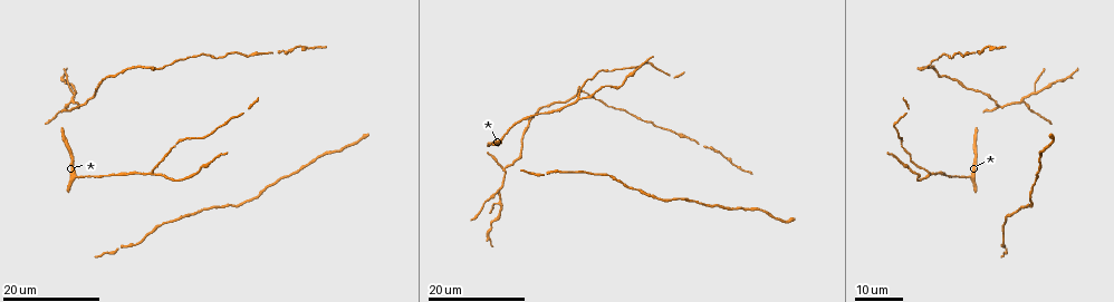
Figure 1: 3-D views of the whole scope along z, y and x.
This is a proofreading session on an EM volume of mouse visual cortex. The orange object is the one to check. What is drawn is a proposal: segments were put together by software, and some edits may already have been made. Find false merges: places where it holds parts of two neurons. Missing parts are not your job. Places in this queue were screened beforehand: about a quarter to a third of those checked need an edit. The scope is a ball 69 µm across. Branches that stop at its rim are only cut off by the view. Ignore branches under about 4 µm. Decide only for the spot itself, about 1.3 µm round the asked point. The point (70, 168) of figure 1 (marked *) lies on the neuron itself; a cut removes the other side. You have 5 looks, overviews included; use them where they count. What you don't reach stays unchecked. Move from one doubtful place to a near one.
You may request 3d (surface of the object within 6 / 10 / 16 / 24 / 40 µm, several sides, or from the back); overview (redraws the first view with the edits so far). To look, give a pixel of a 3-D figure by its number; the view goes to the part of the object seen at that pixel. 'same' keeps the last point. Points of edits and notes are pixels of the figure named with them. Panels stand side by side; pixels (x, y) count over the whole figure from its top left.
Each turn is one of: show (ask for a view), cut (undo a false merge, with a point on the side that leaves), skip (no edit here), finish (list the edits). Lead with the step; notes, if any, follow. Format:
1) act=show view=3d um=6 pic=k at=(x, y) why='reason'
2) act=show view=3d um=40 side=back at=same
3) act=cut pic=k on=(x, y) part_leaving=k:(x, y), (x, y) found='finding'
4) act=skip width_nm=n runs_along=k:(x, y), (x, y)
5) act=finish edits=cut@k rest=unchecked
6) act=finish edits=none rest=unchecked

act=show view=3d um=24 pic=1 at=(1002, 108) why='a fork'

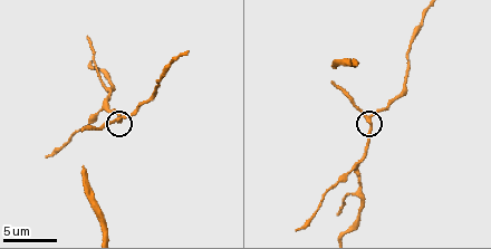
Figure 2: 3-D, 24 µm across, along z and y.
act=show view=3d um=10 pic=2 at=(370, 117)

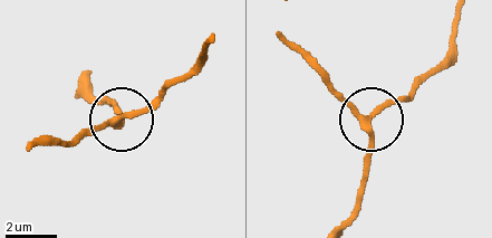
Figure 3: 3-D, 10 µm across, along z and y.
act=show view=3d um=10 side=back pic=3 at=(366, 122)

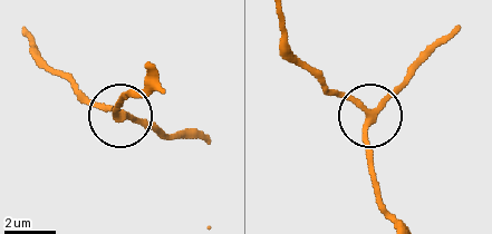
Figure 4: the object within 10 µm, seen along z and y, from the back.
act=skip width_nm=240 found='all the same neuron'

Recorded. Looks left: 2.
act=show view=3d um=24 pic=1 at=(579, 100) why='three-way junction'

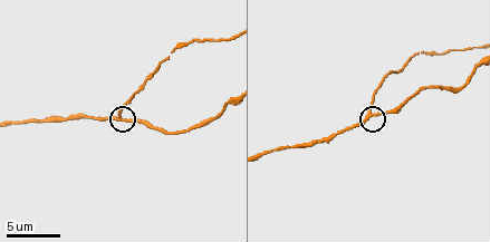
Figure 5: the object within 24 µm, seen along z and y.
act=show view=3d um=10 pic=5 at=(370, 116)

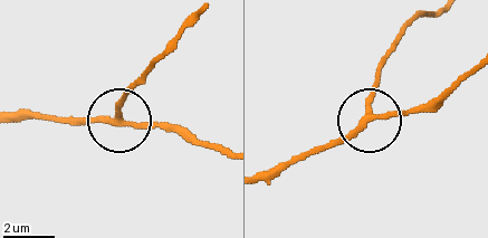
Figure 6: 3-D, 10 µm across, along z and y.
act=skip width_nm=220 runs_along=6:(265, 180), (342, 144), (373, 121), (429, 110) found='all the same neuron'

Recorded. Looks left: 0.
act=finish edits=none rest=unchecked

